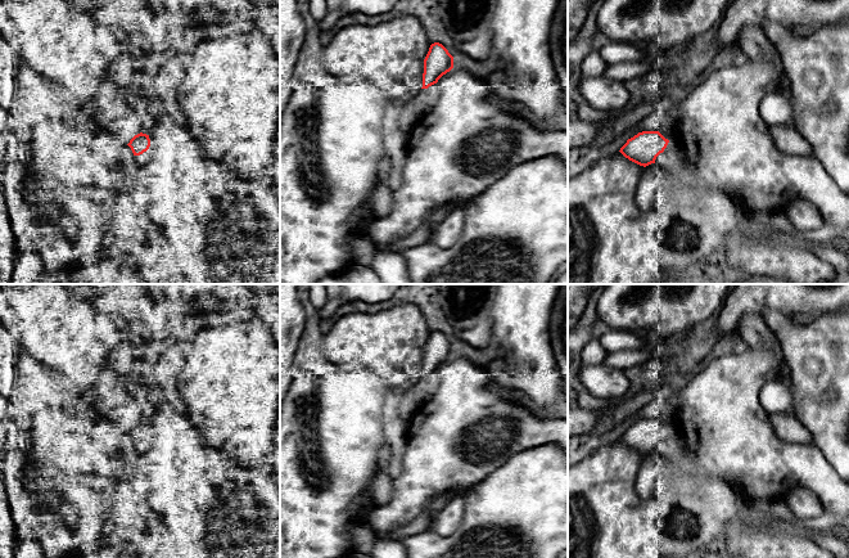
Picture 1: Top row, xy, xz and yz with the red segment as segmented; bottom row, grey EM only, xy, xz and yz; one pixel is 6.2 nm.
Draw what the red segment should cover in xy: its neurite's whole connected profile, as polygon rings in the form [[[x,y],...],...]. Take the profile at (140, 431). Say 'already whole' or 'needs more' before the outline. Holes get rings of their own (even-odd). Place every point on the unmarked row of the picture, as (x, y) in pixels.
needs more; [[[146,422],[135,423],[130,431],[127,432],[134,441],[134,451],[135,454],[145,453],[150,447],[150,427]]]

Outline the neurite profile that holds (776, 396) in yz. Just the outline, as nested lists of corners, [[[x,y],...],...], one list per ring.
[[[780,377],[768,381],[759,391],[760,406],[771,414],[791,413],[795,414],[795,399],[790,379]]]

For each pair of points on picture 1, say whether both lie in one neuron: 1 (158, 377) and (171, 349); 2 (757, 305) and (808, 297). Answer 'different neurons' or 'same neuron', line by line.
1: same neuron
2: same neuron

